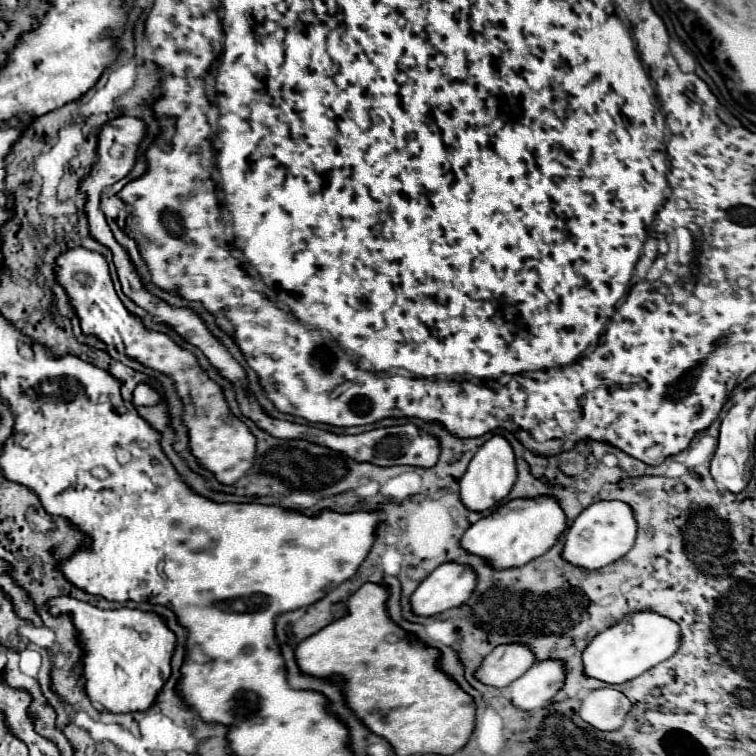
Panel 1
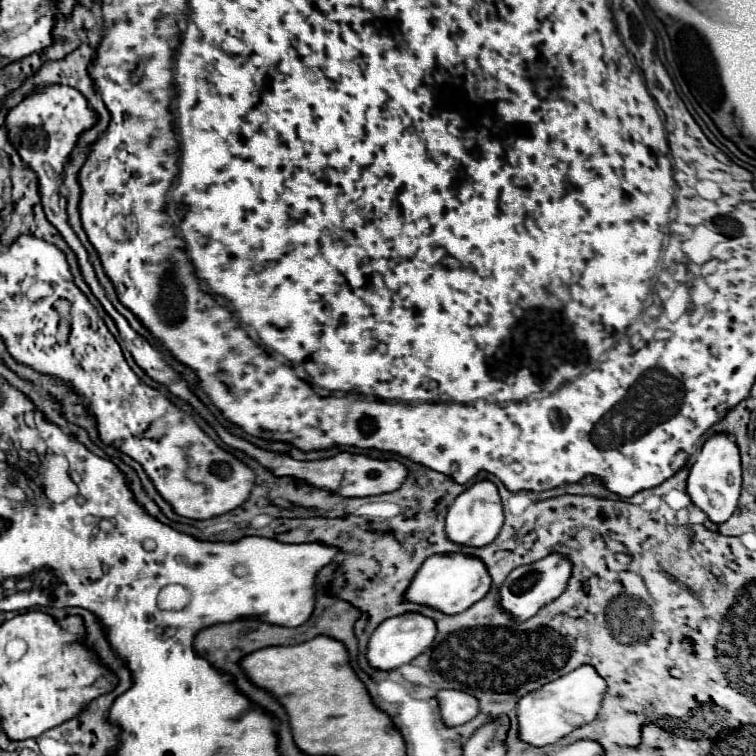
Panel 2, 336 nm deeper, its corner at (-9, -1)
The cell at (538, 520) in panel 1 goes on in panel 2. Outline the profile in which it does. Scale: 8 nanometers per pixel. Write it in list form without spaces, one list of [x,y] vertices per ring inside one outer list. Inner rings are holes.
[[[435,554],[423,562],[419,572],[415,574],[409,590],[407,600],[425,604],[431,608],[437,608],[445,614],[457,614],[485,598],[485,594],[491,590],[491,574],[481,558],[469,556],[469,554]]]

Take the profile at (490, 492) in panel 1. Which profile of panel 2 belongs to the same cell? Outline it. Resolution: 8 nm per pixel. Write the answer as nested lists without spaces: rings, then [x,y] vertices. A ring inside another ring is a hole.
[[[479,480],[453,500],[453,504],[449,506],[449,512],[447,512],[445,530],[447,530],[449,540],[453,540],[453,542],[467,544],[467,546],[485,546],[485,544],[491,544],[495,540],[495,536],[499,534],[499,530],[503,526],[503,518],[505,518],[503,504],[501,504],[501,496],[499,496],[495,482]]]

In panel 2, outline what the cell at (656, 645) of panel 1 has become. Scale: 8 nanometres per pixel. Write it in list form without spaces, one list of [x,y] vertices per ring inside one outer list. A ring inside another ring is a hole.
[[[581,664],[573,672],[547,682],[539,690],[533,690],[531,694],[523,696],[517,704],[521,738],[533,746],[547,746],[557,742],[575,728],[595,720],[605,692],[607,692],[607,682],[599,676],[595,666],[591,664]]]

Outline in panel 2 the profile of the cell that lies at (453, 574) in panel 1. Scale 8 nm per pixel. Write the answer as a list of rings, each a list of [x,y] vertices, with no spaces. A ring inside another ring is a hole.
[[[405,612],[399,616],[387,618],[385,622],[379,624],[379,628],[373,632],[373,636],[369,640],[367,660],[373,668],[381,668],[381,670],[399,668],[399,666],[411,662],[413,658],[417,658],[419,654],[423,654],[427,650],[427,646],[431,646],[431,642],[435,640],[435,634],[437,634],[435,620],[421,612]]]

